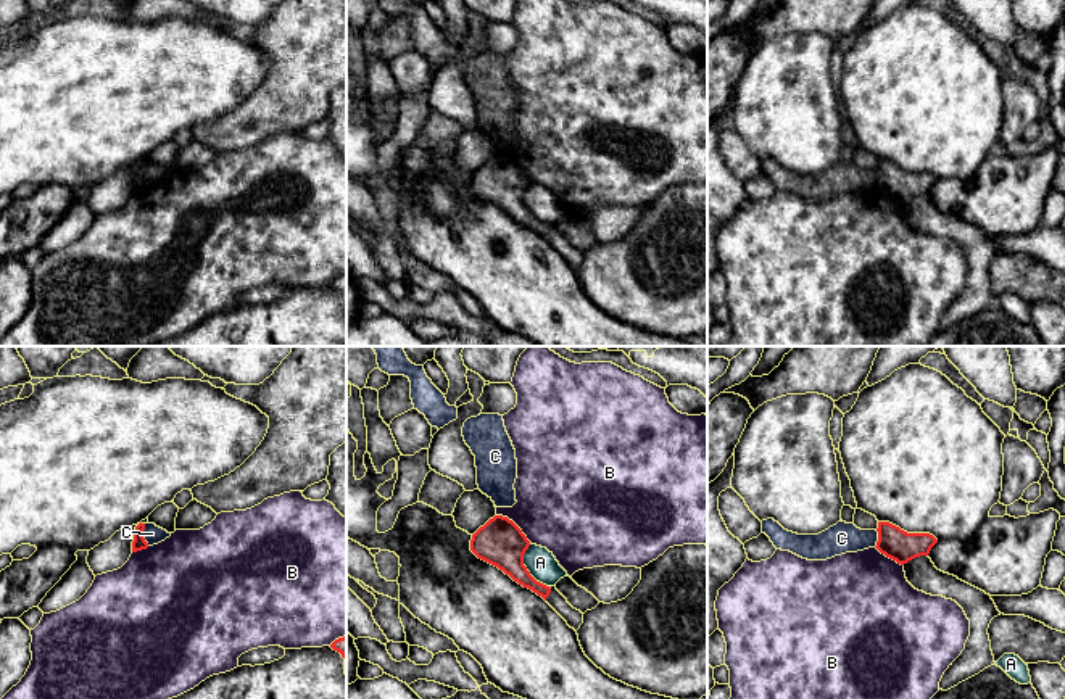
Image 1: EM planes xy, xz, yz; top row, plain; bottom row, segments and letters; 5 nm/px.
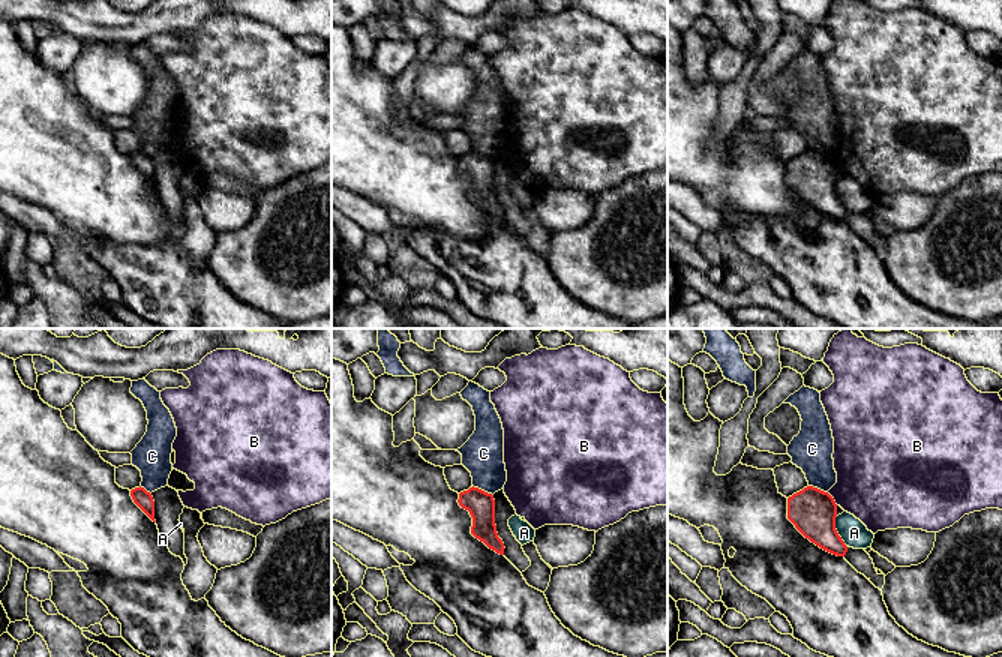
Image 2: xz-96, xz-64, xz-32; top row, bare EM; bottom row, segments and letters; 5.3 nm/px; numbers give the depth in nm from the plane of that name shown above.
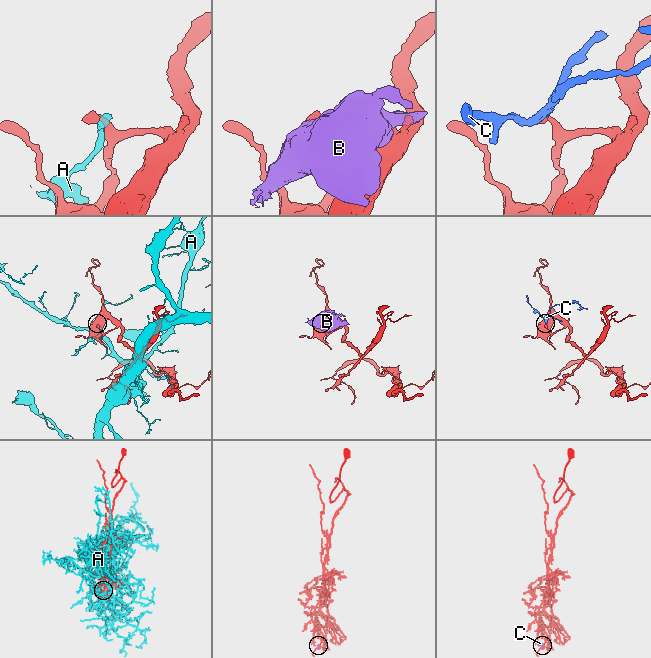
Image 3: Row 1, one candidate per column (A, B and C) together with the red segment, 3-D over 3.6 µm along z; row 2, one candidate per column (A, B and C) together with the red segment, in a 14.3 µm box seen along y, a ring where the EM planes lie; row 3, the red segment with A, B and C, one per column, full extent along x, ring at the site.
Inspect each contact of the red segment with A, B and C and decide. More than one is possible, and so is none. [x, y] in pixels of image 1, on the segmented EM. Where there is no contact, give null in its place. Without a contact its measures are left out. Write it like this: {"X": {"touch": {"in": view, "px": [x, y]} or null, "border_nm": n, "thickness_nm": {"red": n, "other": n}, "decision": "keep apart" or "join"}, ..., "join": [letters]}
{"A": {"touch": {"in": "xz", "px": [526, 567]}, "border_nm": 240, "thickness_nm": {"red": 240, "other": 150}, "decision": "keep apart"}, "B": {"touch": {"in": "xz", "px": [514, 524]}, "border_nm": 220, "thickness_nm": {"red": 240, "other": 440}, "decision": "keep apart"}, "C": {"touch": {"in": "xy", "px": [142, 535]}, "border_nm": 110, "thickness_nm": {"red": 70, "other": 90}, "decision": "keep apart"}, "join": []}

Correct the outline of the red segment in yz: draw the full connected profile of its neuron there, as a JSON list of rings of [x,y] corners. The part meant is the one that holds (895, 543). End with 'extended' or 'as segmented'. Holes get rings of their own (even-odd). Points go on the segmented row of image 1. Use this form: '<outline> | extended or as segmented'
[[[878,522],[876,549],[904,565],[909,560],[928,556],[938,540],[930,533],[907,533],[889,522]]] | as segmented

